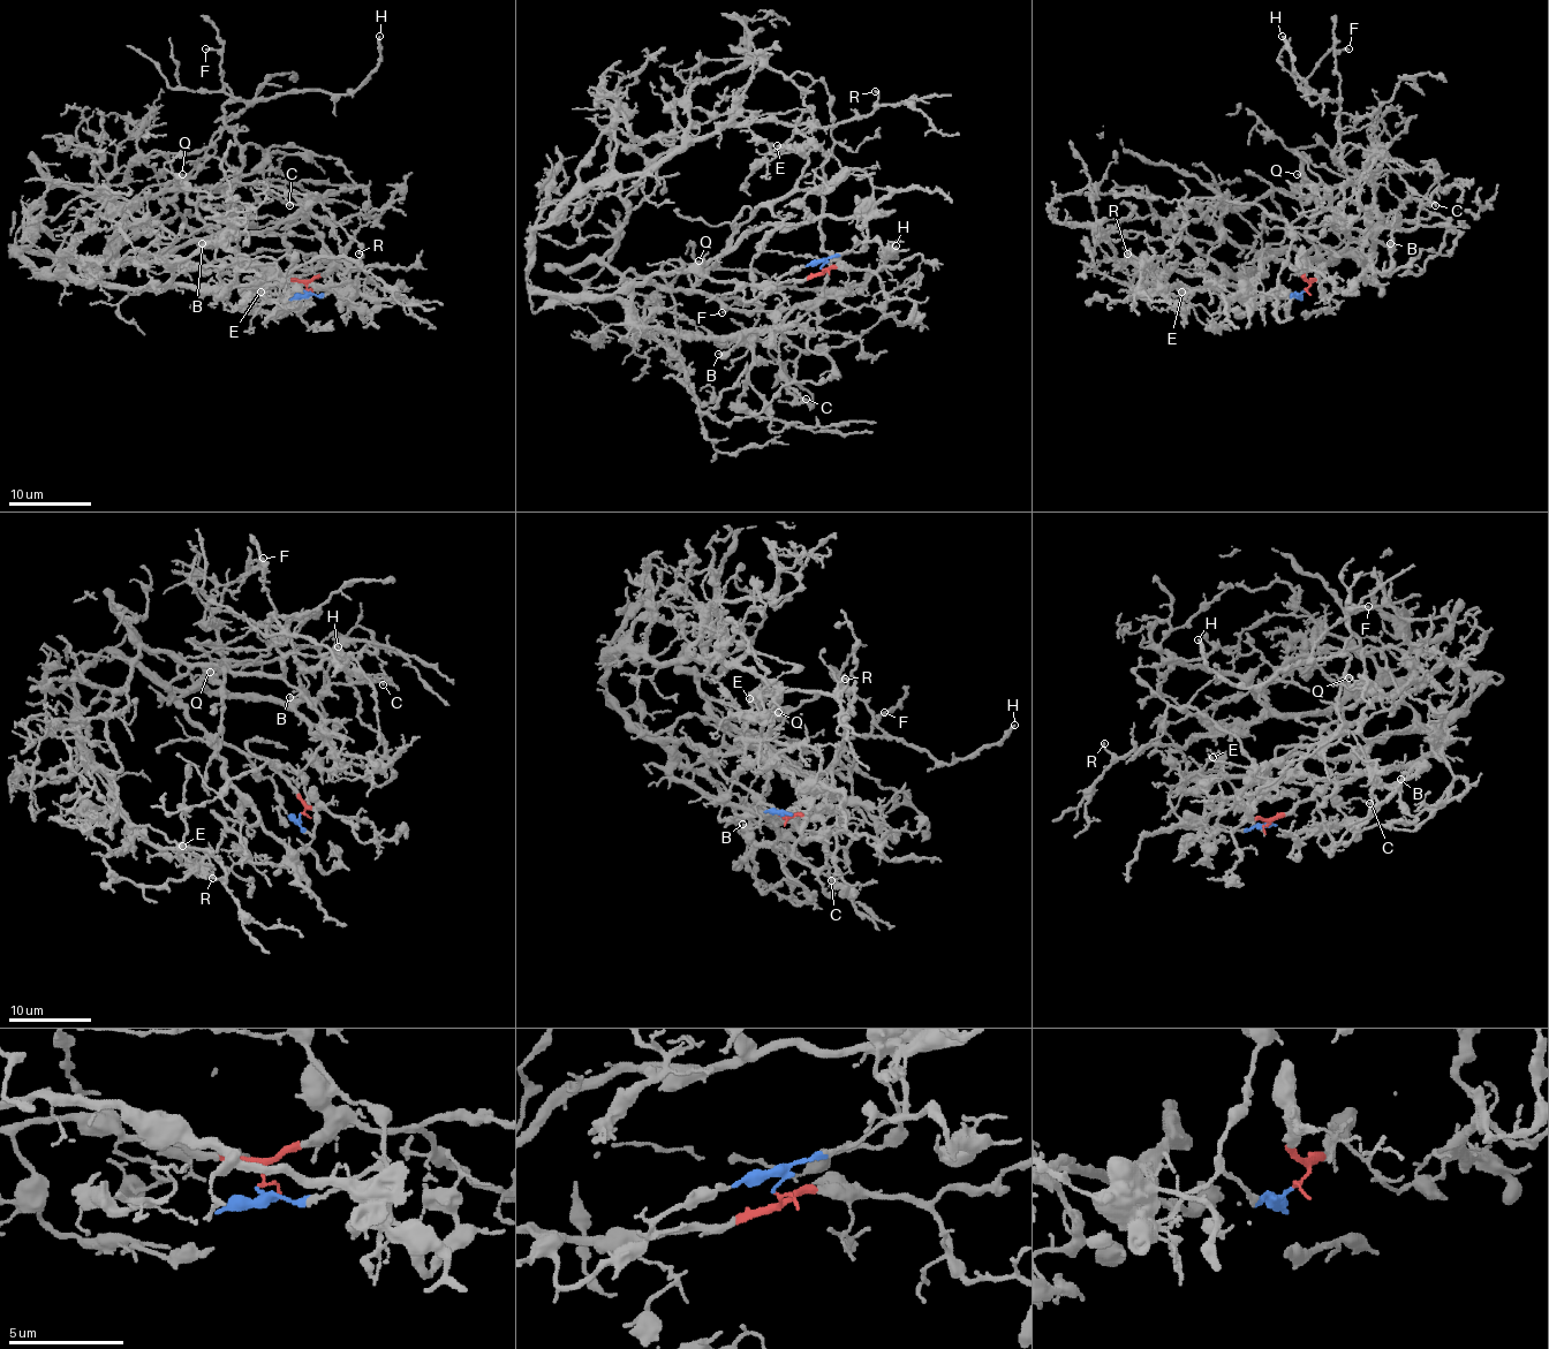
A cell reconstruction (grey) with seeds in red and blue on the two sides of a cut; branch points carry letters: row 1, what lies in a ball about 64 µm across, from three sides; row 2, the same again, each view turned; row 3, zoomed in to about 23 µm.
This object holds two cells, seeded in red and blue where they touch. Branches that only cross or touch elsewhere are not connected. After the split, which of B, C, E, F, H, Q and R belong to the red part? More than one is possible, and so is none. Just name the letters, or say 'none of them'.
B, R

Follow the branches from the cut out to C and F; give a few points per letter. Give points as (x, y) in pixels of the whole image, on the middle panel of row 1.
C: (821, 267), (866, 245), (831, 259), (814, 307), (755, 311), (779, 333), (779, 372), (806, 399)
F: (821, 267), (866, 245), (831, 259), (814, 307), (755, 311), (738, 298), (722, 312)

